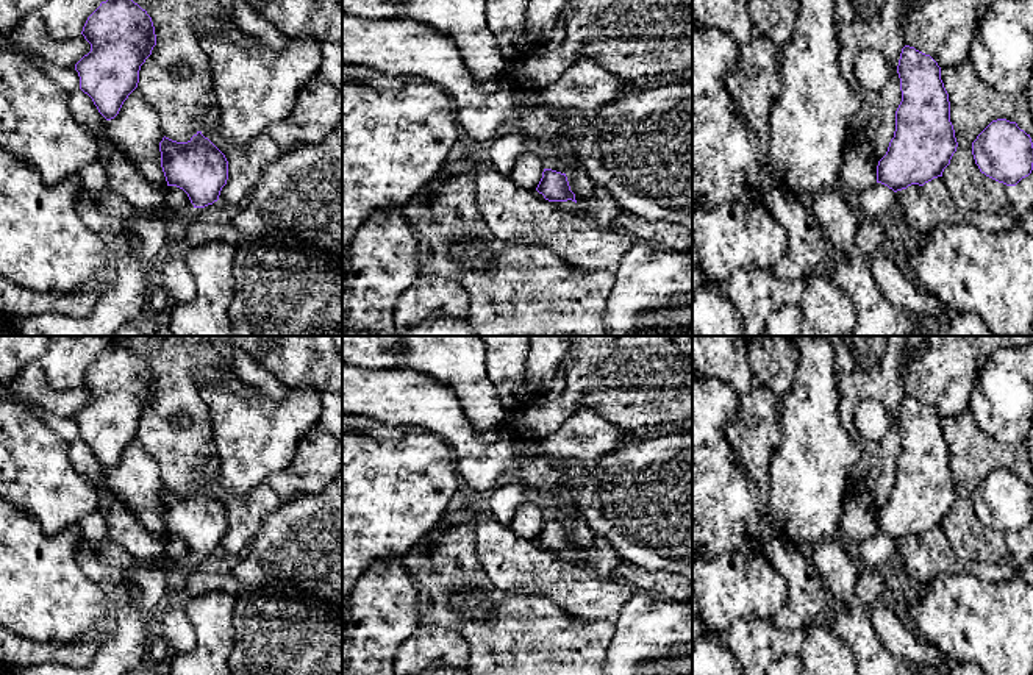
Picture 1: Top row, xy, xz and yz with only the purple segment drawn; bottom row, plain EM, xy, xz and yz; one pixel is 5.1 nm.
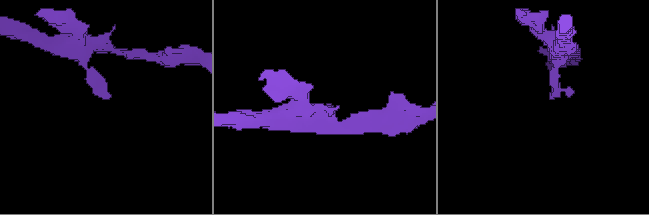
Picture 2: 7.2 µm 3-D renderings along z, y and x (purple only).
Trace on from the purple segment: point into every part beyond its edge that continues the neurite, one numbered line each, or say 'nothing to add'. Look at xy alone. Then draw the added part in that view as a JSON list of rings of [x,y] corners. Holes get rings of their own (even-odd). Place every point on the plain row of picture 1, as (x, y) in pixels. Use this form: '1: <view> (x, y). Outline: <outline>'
nothing to add

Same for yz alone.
nothing to add

